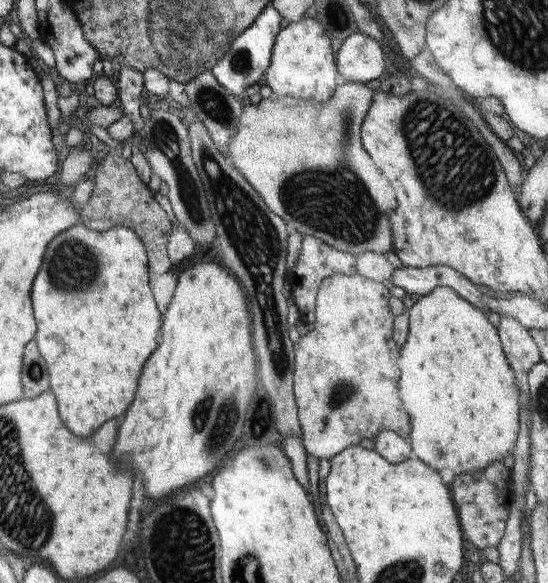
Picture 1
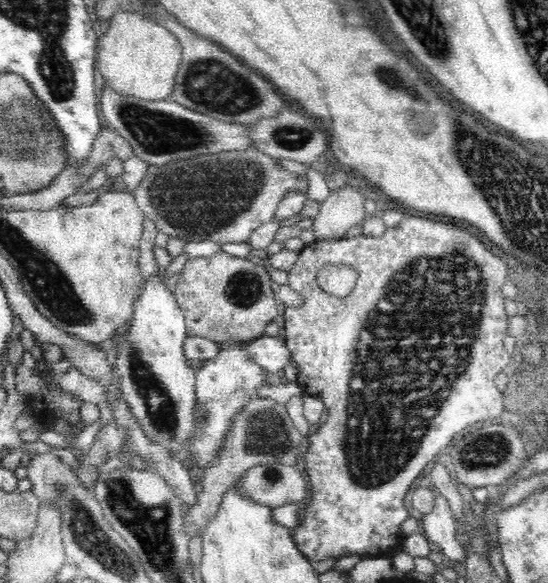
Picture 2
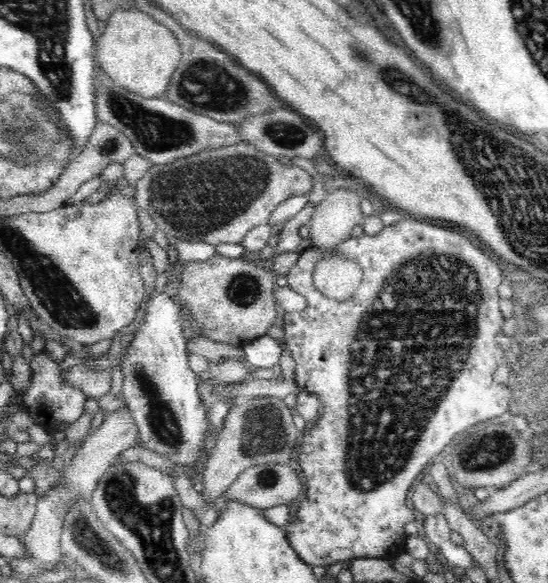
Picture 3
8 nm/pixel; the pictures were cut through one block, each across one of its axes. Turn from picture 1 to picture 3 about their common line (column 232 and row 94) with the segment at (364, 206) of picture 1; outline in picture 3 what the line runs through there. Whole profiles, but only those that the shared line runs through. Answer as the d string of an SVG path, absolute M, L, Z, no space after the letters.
M134 7L114 10L106 30L95 44L95 62L116 86L131 90L144 98L160 98L166 94L170 78L181 61L181 46L176 35L149 14Z

